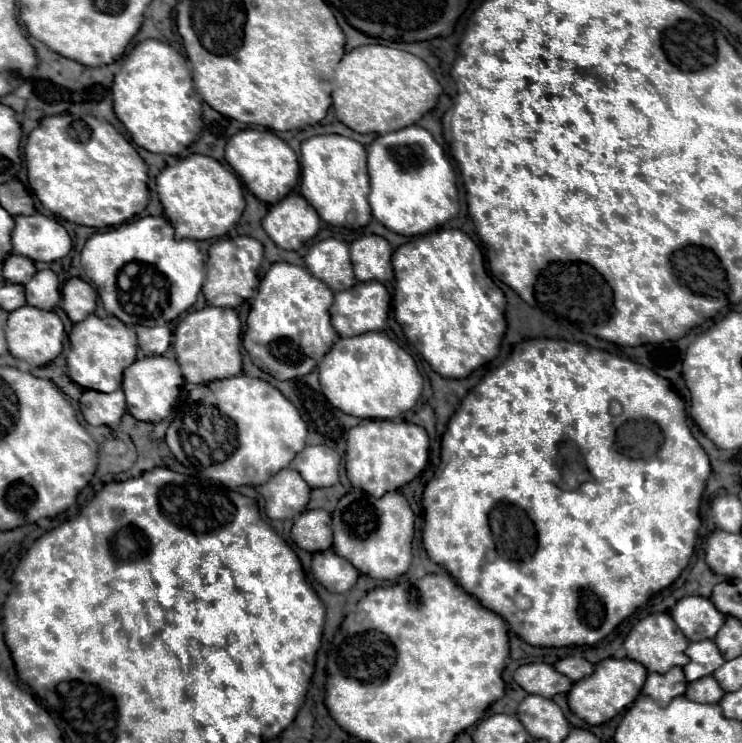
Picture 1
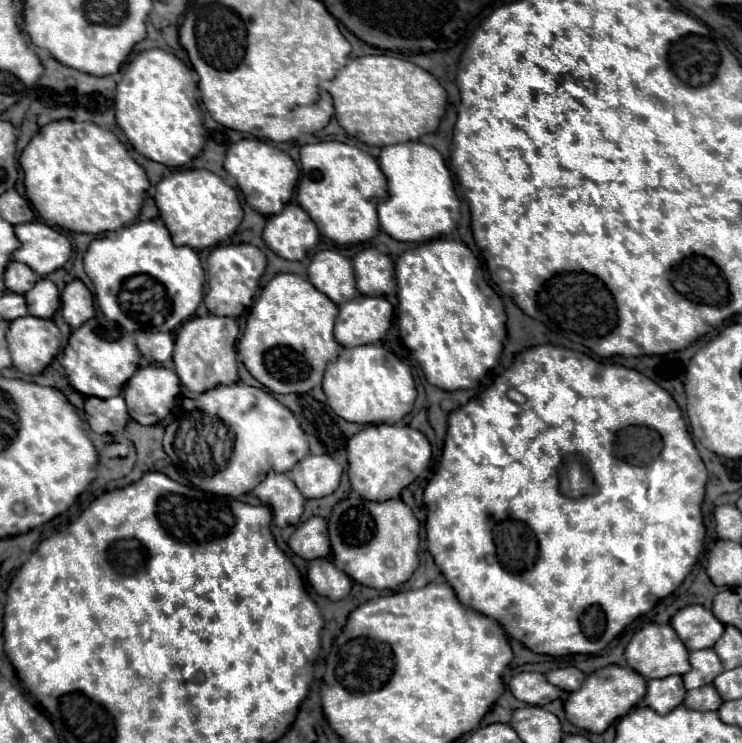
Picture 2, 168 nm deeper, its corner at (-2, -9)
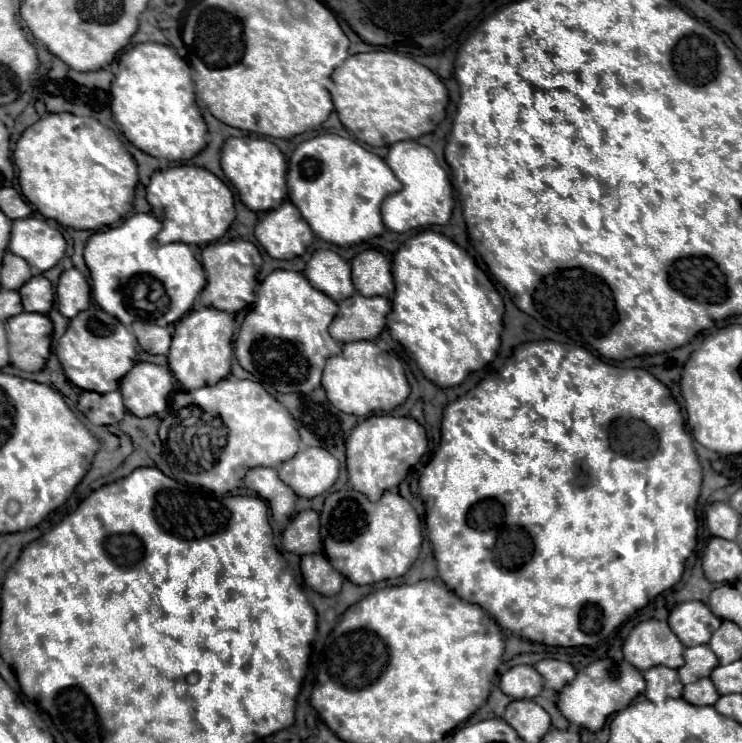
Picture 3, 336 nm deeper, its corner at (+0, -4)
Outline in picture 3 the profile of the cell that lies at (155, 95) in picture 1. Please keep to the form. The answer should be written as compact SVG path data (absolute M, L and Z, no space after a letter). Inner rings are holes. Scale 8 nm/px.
M143 42L123 52L119 58L119 72L111 84L111 98L113 98L111 112L115 122L121 126L123 136L141 152L155 158L167 158L169 162L179 162L179 160L191 160L195 154L203 150L207 126L195 102L191 68L183 58L177 56L177 52L171 46L157 42Z

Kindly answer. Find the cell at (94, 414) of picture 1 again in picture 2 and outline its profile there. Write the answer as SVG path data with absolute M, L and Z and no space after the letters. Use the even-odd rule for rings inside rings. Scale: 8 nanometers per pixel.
M121 395L109 399L87 397L85 413L89 427L95 433L121 433L129 421L129 413Z

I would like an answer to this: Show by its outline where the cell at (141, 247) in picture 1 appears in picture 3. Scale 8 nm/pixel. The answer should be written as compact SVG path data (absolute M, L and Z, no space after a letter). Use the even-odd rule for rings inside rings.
M133 214L127 220L123 220L119 226L95 232L87 240L85 264L91 272L93 298L101 308L105 308L105 312L117 316L117 320L121 320L125 326L137 320L137 316L129 312L123 296L123 288L133 274L149 274L163 284L169 296L169 306L163 312L161 326L177 322L185 312L189 312L193 300L199 296L201 288L205 286L205 272L187 244L183 242L173 242L165 246L153 244L153 236L159 230L161 230L161 222L153 214Z

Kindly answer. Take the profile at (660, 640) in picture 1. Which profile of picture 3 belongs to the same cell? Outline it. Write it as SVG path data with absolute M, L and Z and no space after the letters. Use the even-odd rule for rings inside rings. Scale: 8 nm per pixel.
M645 620L637 624L623 644L623 654L637 670L649 670L653 666L681 668L685 646L671 632L667 622Z

